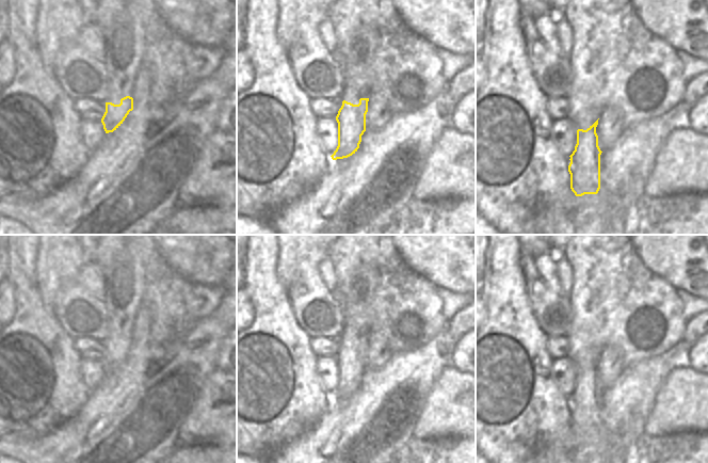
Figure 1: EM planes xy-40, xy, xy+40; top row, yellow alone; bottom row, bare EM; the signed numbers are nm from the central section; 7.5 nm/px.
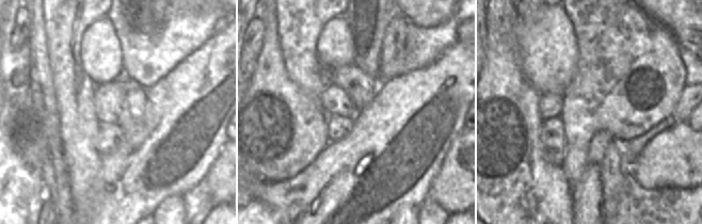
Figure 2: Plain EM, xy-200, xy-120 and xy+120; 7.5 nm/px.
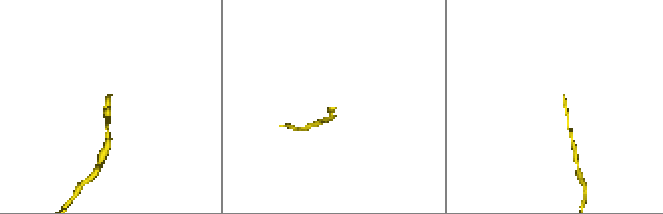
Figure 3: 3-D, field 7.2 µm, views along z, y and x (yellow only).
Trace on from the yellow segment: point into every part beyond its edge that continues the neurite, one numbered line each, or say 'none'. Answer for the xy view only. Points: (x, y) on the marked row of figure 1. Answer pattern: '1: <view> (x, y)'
none

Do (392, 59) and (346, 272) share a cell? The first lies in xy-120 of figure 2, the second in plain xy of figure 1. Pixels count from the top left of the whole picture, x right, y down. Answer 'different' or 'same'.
same

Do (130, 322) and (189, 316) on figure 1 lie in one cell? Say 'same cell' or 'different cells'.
same cell

